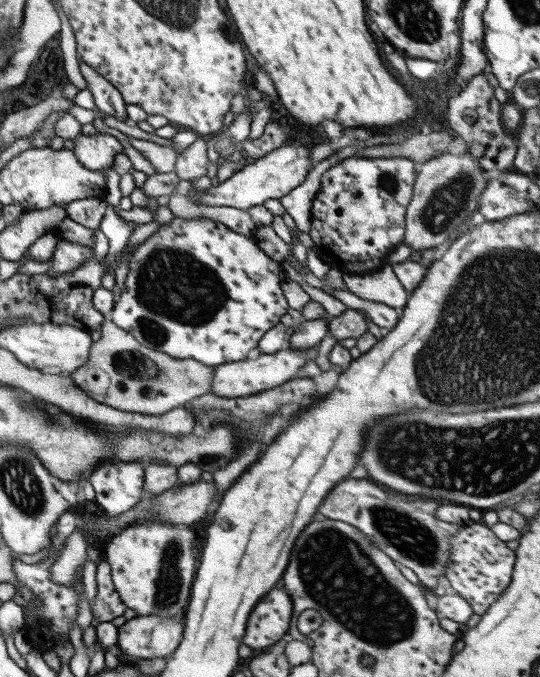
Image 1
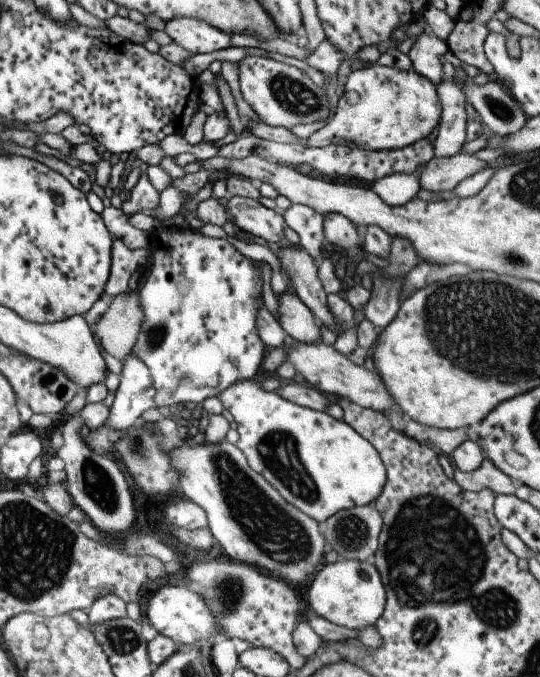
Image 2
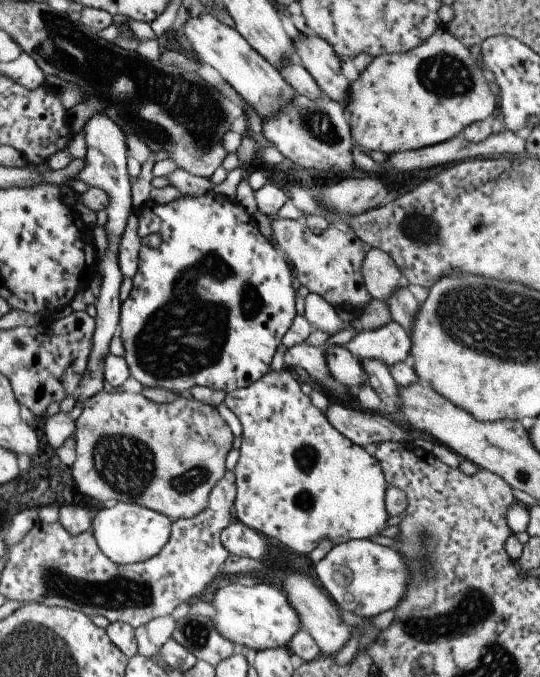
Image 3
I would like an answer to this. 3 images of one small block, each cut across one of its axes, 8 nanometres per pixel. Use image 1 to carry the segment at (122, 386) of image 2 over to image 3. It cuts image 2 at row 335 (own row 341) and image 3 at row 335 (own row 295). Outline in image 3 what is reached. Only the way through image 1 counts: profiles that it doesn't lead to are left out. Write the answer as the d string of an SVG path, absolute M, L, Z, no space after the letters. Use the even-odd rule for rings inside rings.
M207 192L202 196L179 195L175 200L167 204L145 203L136 211L137 236L139 239L149 234L159 234L161 242L157 248L150 248L141 244L138 252L137 272L130 278L131 290L129 296L120 302L118 310L117 335L123 345L123 360L127 363L129 376L132 376L143 386L143 388L158 386L179 392L181 395L192 386L202 386L221 392L231 392L245 385L259 380L261 376L270 370L271 358L275 354L275 348L279 346L281 338L291 325L291 320L296 315L296 297L291 287L293 272L287 259L272 245L257 228L255 220L250 214L235 200L230 201L223 196L218 196L214 192Z

